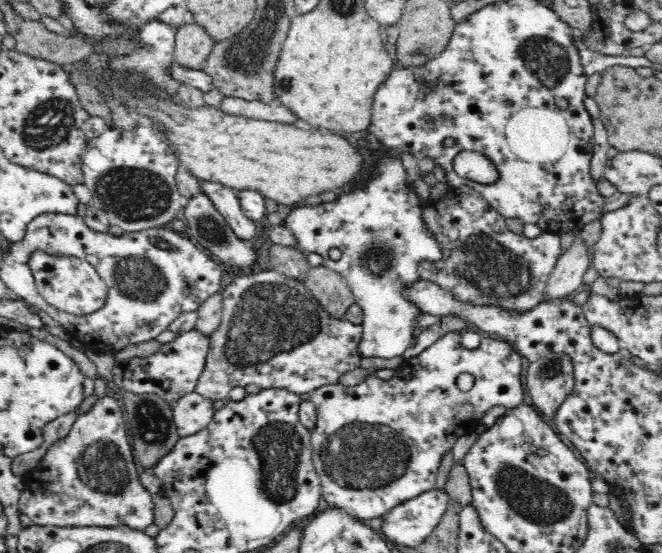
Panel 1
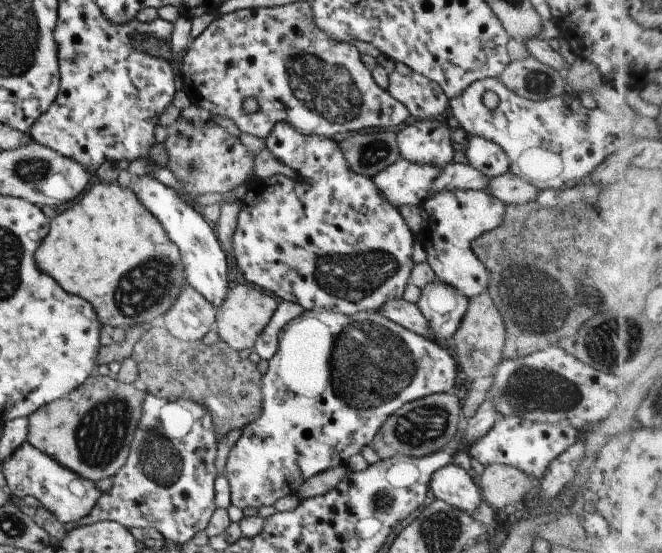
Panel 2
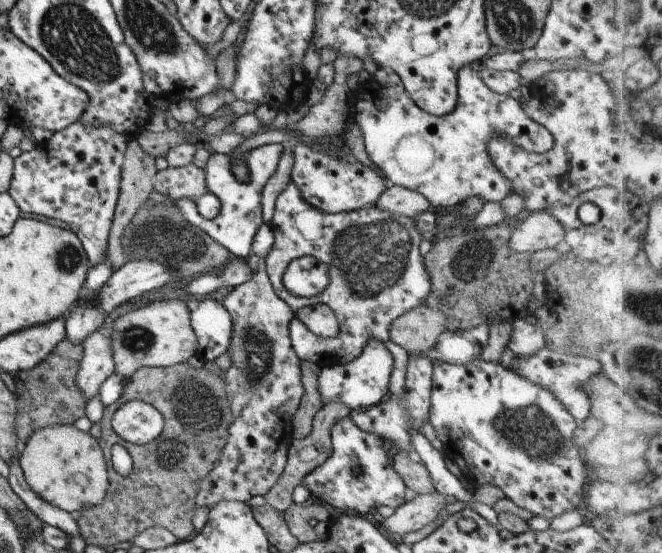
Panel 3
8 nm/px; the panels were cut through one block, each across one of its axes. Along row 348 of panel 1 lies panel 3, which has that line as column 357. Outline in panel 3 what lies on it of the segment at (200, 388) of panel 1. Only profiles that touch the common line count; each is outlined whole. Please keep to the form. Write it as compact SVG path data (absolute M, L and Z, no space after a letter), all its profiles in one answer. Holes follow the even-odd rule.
M290 181L278 195L269 225L274 244L265 258L274 292L292 312L312 305L327 305L339 322L339 333L324 338L304 326L298 317L291 318L289 335L300 362L312 361L321 368L345 365L356 360L370 341L378 340L388 347L395 362L390 395L396 398L403 395L409 353L389 337L390 327L405 312L425 304L431 289L431 276L418 250L422 239L414 220L383 211L376 205L350 212L327 213L305 201L301 190ZM303 256L316 257L329 268L331 282L315 297L298 298L283 285L287 266Z

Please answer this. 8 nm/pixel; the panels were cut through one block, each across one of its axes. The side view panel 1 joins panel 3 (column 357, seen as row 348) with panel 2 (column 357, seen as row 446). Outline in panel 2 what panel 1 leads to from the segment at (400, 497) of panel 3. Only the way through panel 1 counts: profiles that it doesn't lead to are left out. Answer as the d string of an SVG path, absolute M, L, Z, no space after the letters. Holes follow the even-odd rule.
M326 308L304 309L304 312L298 314L294 321L288 322L282 328L278 338L278 350L268 362L266 374L261 376L262 412L260 412L259 418L243 427L241 438L228 454L225 474L230 486L231 504L242 509L242 511L245 508L260 509L262 506L272 506L282 497L287 495L297 496L299 487L306 482L307 478L322 474L330 468L346 468L349 458L352 455L361 454L363 447L372 446L372 442L374 442L374 438L376 438L376 434L378 434L378 430L381 429L384 422L404 404L437 393L453 392L457 371L456 359L445 348L440 347L437 342L424 338L424 336L388 320L380 312L361 311L357 314L346 315Z

